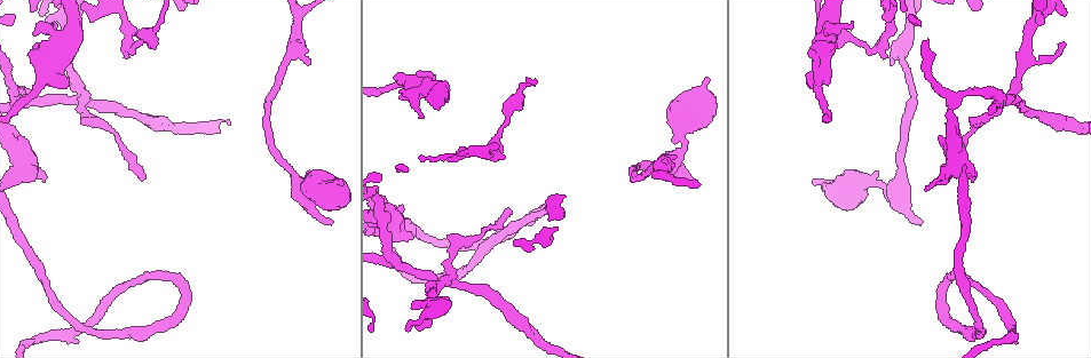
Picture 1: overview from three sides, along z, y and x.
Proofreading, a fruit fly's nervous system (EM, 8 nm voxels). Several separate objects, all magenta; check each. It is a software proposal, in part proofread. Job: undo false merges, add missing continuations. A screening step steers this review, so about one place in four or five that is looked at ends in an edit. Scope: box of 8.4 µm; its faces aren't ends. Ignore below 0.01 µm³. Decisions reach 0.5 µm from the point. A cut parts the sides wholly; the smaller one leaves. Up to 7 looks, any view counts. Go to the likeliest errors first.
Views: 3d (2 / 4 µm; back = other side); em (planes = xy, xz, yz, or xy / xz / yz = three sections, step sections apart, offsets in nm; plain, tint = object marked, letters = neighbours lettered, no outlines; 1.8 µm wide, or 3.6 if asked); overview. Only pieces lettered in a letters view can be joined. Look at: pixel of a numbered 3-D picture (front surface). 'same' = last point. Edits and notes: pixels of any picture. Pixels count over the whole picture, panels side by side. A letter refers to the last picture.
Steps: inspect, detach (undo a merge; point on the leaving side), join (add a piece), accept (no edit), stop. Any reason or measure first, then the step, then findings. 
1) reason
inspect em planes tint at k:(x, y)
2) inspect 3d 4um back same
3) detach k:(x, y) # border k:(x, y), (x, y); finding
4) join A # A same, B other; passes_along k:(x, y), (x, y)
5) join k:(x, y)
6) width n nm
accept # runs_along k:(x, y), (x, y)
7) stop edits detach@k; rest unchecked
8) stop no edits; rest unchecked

an open end
inspect em 3.6um planes letters at 1:(411, 238)

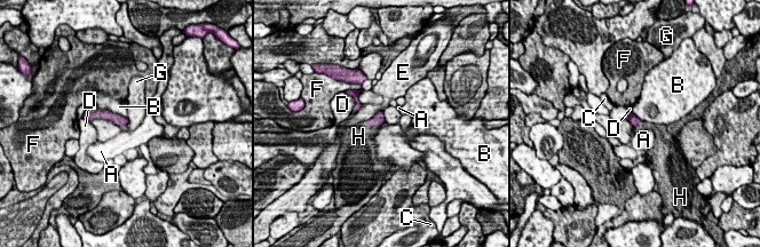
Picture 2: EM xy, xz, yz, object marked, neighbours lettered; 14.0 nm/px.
join 2:(359, 136) # A other, B other, C other, D other, E other, F other, G other, H same; it goes on there

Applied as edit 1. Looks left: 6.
branch stops here
inspect em xy step 8 letters at 1:(851, 29)

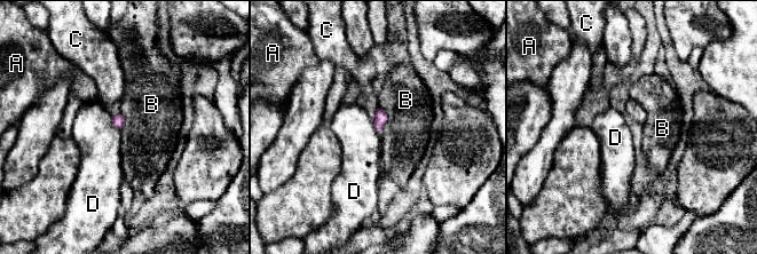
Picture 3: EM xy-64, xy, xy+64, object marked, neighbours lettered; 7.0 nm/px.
inspect em planes letters same

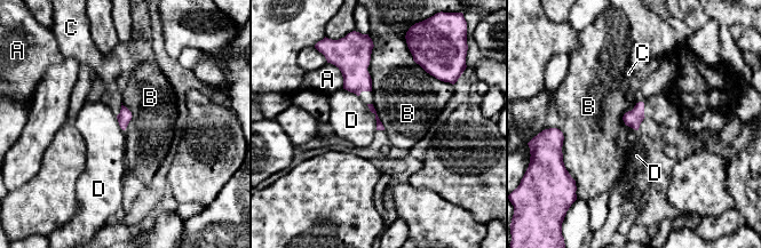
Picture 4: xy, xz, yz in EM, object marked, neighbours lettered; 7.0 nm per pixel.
accept # A other, B other, C other, D other; border 4:(366, 104), (374, 114), (377, 129); none of them fits

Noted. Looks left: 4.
inspect em planes plain at 1:(395, 261)

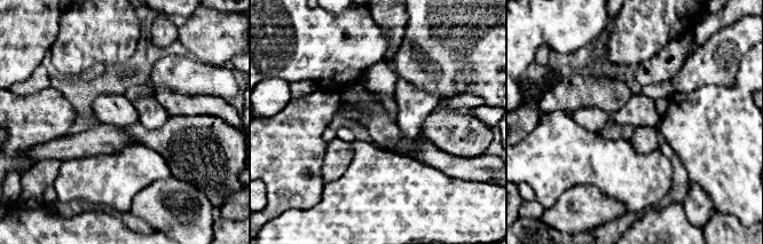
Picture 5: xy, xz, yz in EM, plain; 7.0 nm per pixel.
what lies round it
inspect em planes letters same

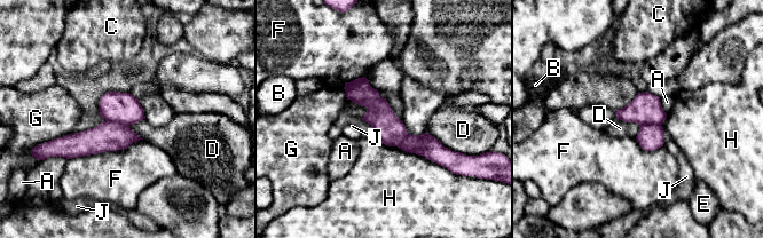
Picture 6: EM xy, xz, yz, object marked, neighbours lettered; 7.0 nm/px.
longest_contact F 550 nm
detach 6:(107, 136) # A other, B other, C other, D other, E other, F other, G other, H other, J other; border 6:(105, 119), (128, 126); a second neuron is stuck on

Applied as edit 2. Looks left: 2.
stop edits join@2, detach@6; rest unchecked

